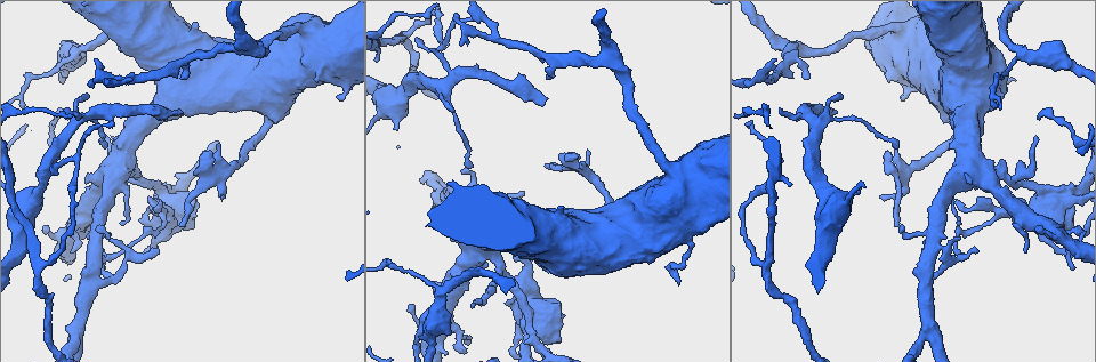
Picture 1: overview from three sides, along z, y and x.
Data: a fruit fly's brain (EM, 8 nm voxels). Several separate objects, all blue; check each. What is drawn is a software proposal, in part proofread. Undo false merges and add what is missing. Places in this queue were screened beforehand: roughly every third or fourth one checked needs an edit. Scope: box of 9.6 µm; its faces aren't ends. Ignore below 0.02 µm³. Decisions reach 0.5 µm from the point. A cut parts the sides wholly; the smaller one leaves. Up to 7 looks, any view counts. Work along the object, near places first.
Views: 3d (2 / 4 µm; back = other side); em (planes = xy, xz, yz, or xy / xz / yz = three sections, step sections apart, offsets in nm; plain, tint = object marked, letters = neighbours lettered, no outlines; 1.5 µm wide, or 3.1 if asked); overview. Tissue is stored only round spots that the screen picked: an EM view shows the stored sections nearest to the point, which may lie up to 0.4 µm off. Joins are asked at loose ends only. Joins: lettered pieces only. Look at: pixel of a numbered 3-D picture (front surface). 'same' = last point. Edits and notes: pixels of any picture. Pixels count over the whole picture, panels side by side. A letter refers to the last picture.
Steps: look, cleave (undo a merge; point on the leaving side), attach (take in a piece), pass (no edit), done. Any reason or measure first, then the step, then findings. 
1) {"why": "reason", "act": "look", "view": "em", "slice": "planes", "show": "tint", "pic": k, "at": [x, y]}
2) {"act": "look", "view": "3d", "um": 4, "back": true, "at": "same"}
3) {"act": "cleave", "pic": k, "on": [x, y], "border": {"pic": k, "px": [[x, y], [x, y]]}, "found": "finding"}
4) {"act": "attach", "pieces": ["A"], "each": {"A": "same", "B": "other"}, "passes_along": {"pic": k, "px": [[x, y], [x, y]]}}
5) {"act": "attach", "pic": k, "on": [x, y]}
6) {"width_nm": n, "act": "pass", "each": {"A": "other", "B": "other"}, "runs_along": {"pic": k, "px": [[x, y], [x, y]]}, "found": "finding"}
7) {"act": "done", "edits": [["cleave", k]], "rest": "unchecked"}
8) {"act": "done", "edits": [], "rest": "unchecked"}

{"why": "abrupt turn", "act": "look", "view": "em", "slice": "planes", "show": "plain", "pic": 1, "at": [768, 262]}

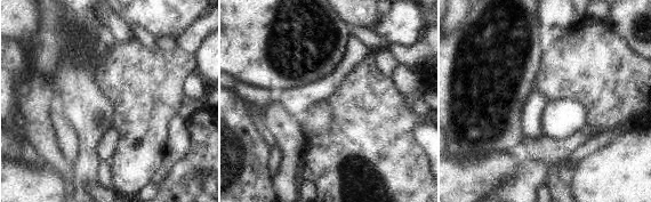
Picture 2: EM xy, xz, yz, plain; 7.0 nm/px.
{"why": "what lies round it", "act": "look", "view": "em", "slice": "planes", "show": "letters", "at": "same"}

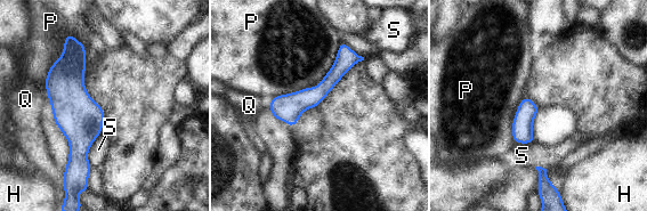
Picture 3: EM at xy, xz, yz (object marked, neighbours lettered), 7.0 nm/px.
{"act": "pass", "each": {"H": "other", "P": "other", "Q": "other", "S": "other"}, "runs_along": {"pic": 3, "px": [[71, 40], [73, 177]]}, "found": "one neuron here"}

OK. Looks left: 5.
{"why": "free end", "act": "look", "view": "em", "slice": "planes", "show": "letters", "pic": 1, "at": [464, 343]}

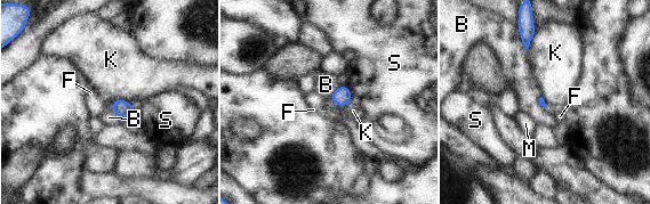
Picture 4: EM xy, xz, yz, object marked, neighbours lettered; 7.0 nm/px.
{"longest_contact_nm": ["K", 180], "act": "pass", "each": {"B": "other", "F": "other", "K": "other", "M": "other", "S": "other"}, "found": "no lettered piece goes on from it"}

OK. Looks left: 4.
{"why": "free end", "act": "look", "view": "3d", "um": 4, "pic": 1, "at": [409, 306]}

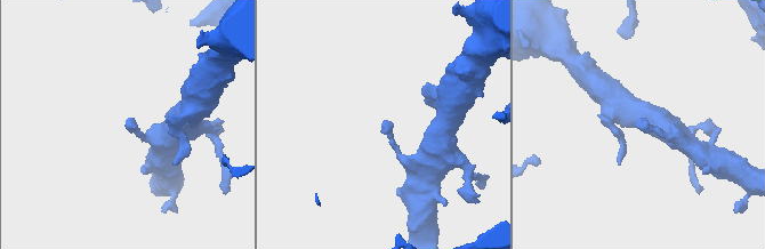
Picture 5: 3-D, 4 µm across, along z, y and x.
{"act": "look", "view": "em", "slice": "yz", "step": 8, "show": "letters", "pic": 5, "at": [387, 123]}

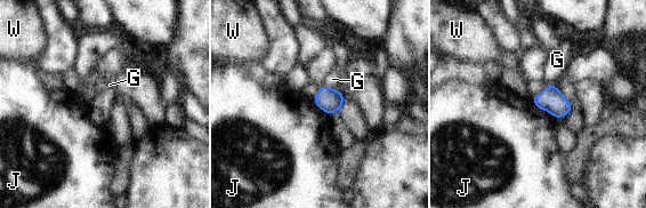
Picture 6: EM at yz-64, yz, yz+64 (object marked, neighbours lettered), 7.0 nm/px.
{"why": "cut it another way", "act": "look", "view": "em", "slice": "planes", "show": "letters", "at": "same"}

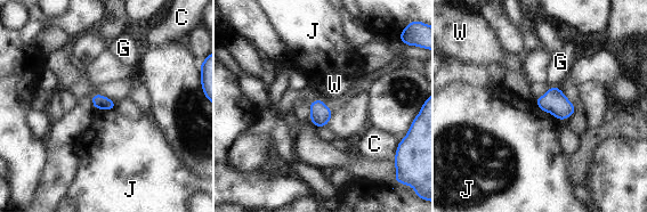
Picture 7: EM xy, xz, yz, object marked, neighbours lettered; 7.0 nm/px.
{"act": "pass", "each": {"C": "other", "G": "other", "J": "other", "W": "other"}, "found": "none of them fits"}

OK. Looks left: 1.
{"act": "done", "edits": [], "rest": "unchecked"}

